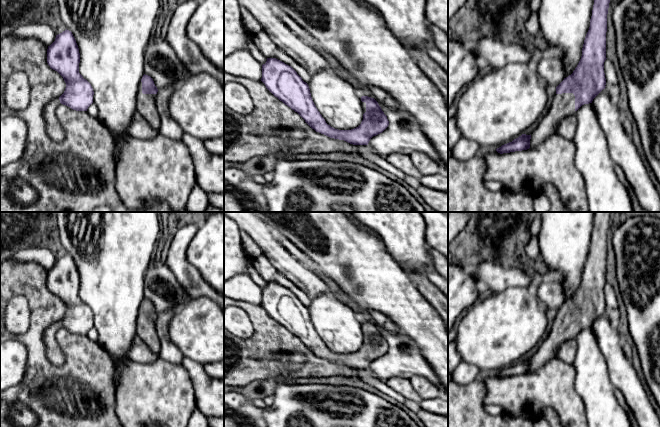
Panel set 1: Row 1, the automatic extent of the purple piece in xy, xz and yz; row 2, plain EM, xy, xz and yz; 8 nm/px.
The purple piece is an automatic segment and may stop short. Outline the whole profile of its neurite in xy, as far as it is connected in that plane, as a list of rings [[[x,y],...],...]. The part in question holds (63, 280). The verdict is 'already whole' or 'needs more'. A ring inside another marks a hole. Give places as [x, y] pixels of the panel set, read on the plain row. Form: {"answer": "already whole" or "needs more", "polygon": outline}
{"answer": "already whole", "polygon": [[[66,253],[56,259],[55,265],[47,273],[47,287],[63,301],[66,307],[65,315],[59,321],[60,327],[76,335],[87,335],[93,327],[94,315],[91,308],[79,297],[80,277],[71,255]]]}

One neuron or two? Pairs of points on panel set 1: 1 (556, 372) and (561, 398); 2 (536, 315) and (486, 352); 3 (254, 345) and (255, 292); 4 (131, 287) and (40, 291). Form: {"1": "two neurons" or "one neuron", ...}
{"1": "one neuron", "2": "one neuron", "3": "two neurons", "4": "two neurons"}

